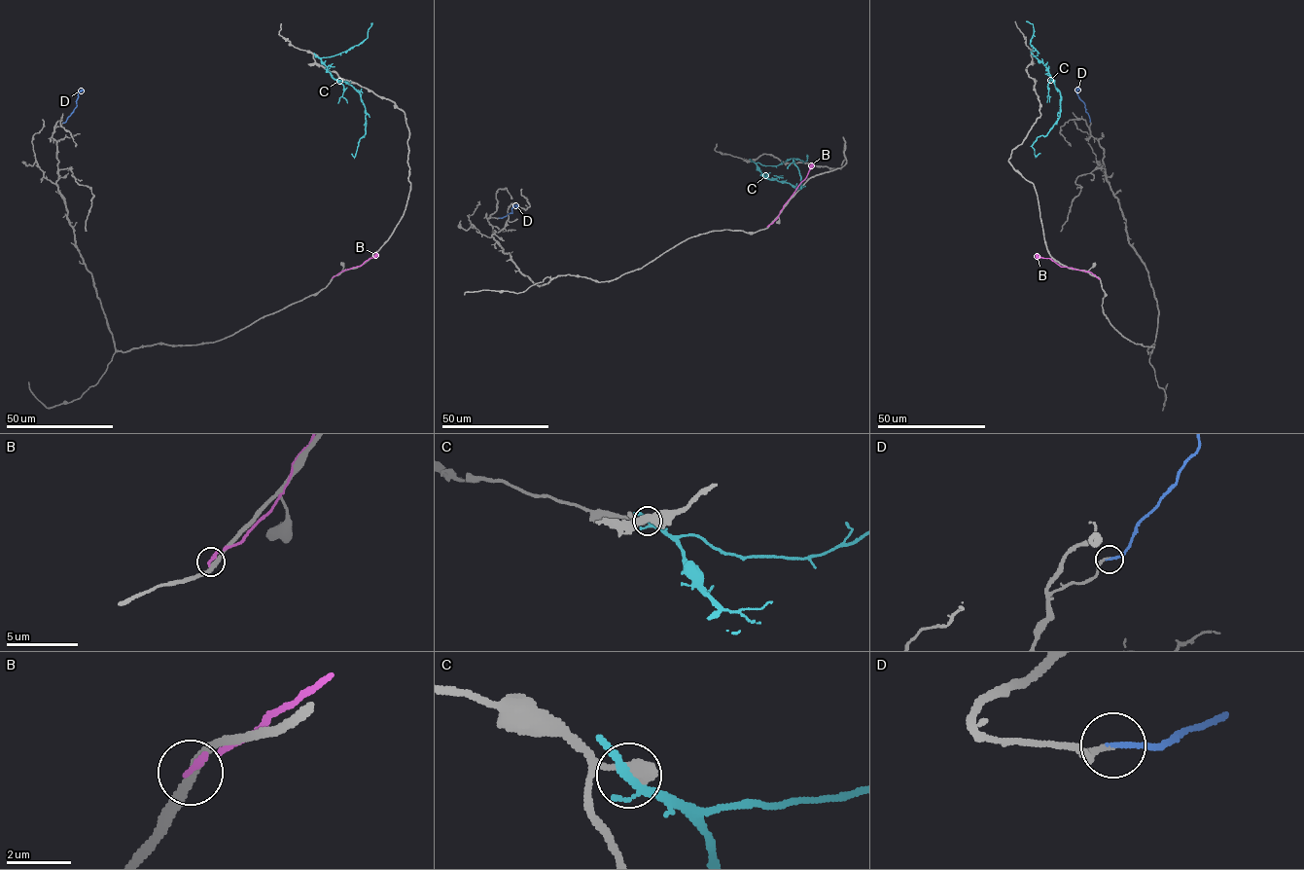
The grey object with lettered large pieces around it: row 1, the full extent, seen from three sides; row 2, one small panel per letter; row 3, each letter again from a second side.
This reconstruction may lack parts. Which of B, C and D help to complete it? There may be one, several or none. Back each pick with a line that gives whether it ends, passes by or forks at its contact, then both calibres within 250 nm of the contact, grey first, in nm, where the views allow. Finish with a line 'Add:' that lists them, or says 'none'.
D: it ends there; 200 nm thick on the grey side, 150 nm on the other
Add: D

